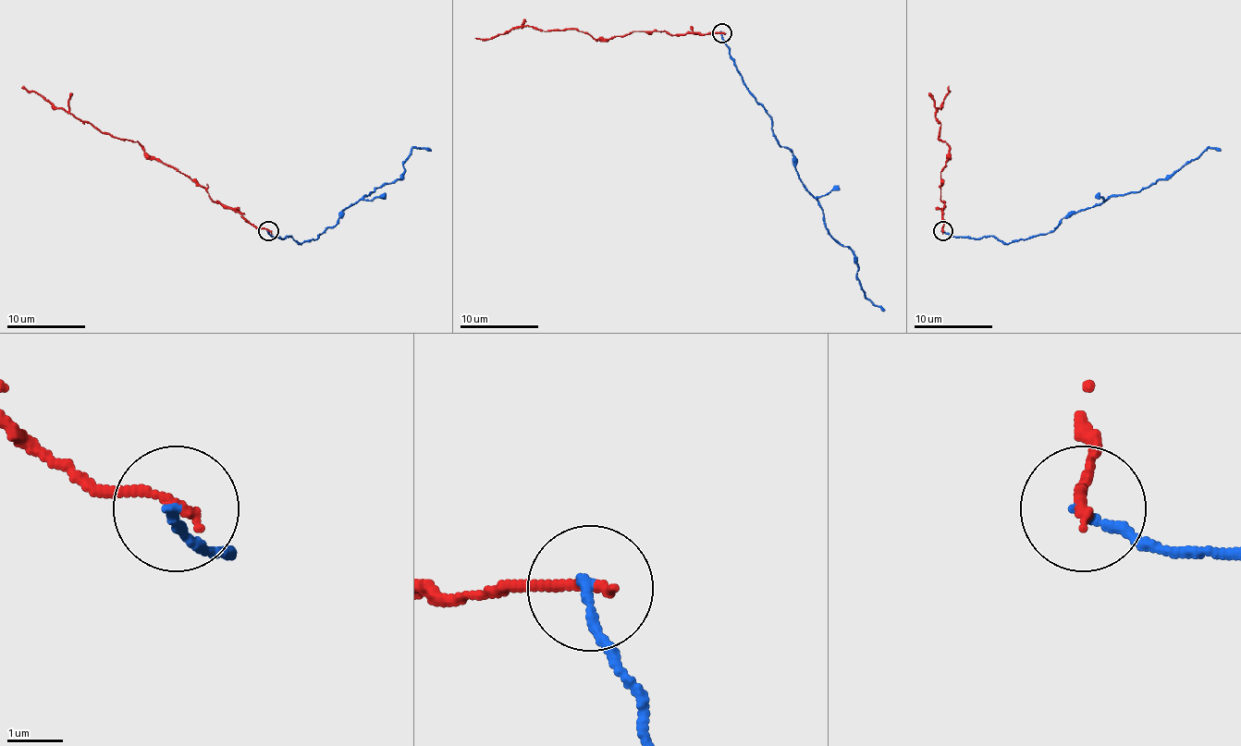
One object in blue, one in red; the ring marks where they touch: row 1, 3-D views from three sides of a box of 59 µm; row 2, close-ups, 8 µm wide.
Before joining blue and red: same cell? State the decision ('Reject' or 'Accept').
Reject

